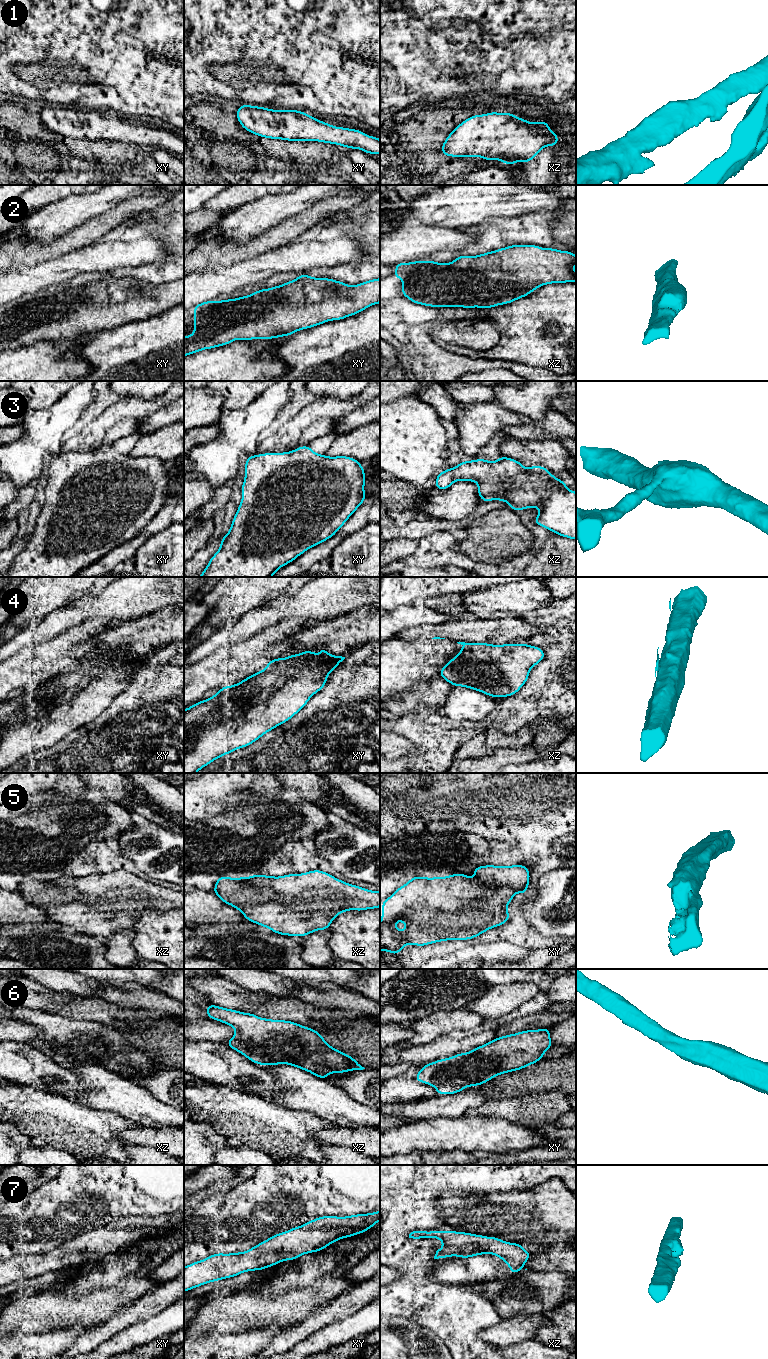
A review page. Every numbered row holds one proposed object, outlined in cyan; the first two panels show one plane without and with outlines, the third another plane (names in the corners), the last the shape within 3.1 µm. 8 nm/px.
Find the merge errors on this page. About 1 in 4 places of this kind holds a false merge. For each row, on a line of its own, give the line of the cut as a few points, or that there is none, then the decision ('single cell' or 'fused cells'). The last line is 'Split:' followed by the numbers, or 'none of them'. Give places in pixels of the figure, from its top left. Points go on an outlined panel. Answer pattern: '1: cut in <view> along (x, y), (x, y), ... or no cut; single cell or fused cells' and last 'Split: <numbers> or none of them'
1: no cut; single cell
2: no cut; single cell
3: no cut; single cell
4: cut in xy along (277, 659), (270, 665), (269, 669), (262, 670); fused cells
5: no cut; single cell
6: no cut; single cell
7: no cut; single cell
Split: 4

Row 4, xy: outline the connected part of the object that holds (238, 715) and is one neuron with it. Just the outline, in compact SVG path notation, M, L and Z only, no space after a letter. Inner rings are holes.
M320 647L320 661L313 665L308 663L317 658L316 651L302 651L298 655L289 654L287 659L281 657L270 664L270 670L261 670L241 682L223 686L212 697L199 701L184 710L184 773L196 773L215 759L225 754L247 747L264 734L289 721L296 715L327 682L328 675L345 659L342 656L330 655Z

